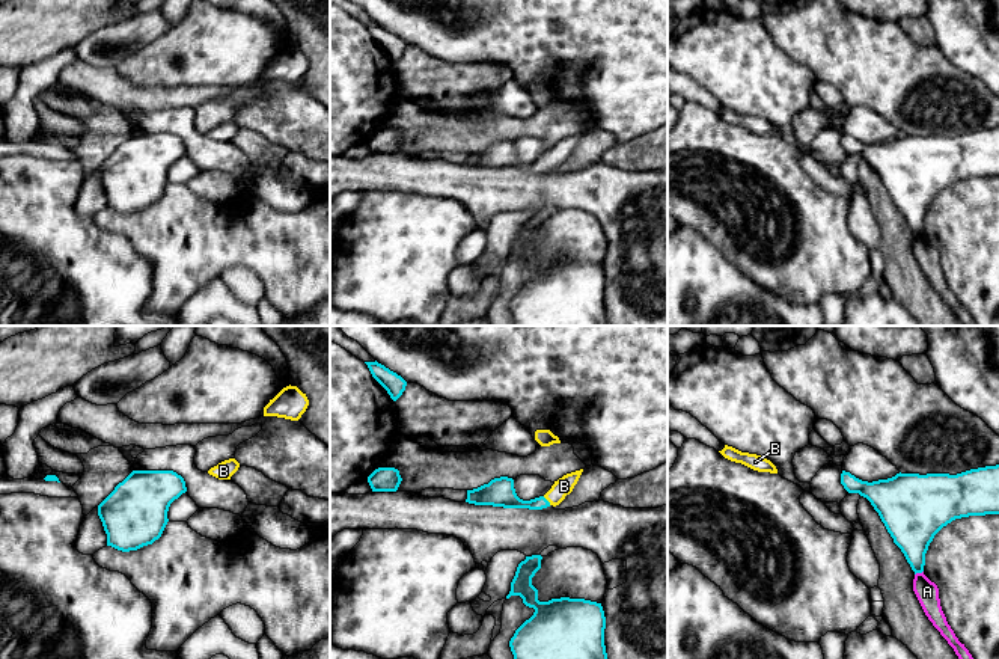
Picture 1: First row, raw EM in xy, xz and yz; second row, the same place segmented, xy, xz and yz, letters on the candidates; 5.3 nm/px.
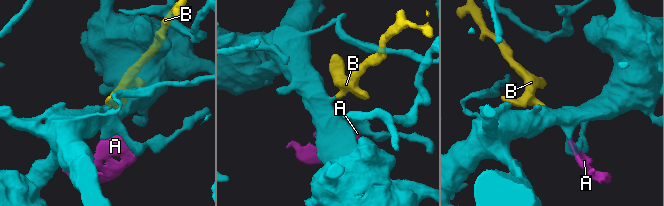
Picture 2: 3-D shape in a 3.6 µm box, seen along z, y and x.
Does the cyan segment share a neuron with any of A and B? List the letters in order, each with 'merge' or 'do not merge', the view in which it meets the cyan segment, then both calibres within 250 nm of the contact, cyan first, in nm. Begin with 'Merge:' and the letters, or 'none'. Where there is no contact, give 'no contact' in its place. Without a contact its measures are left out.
Merge: B
A: do not merge; contact in yz; calibres 260 and 120 nm
B: merge; contact in xz; calibres 140 and 100 nm

